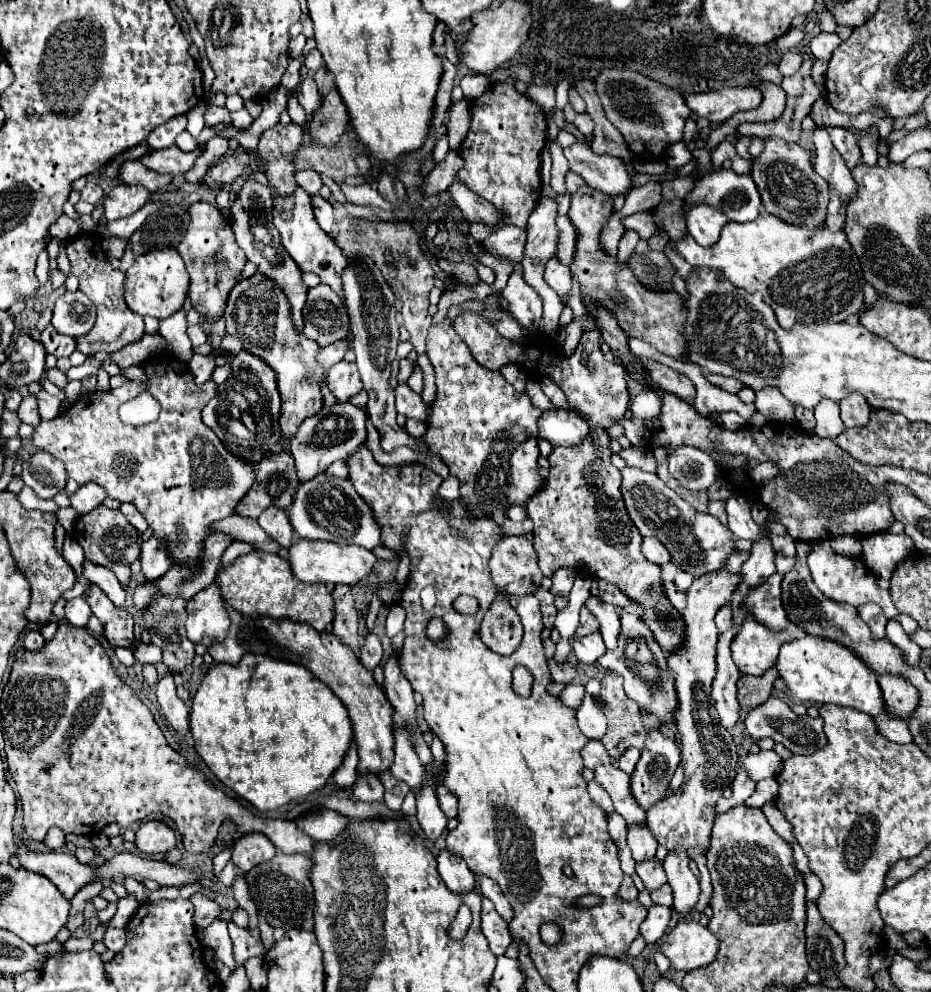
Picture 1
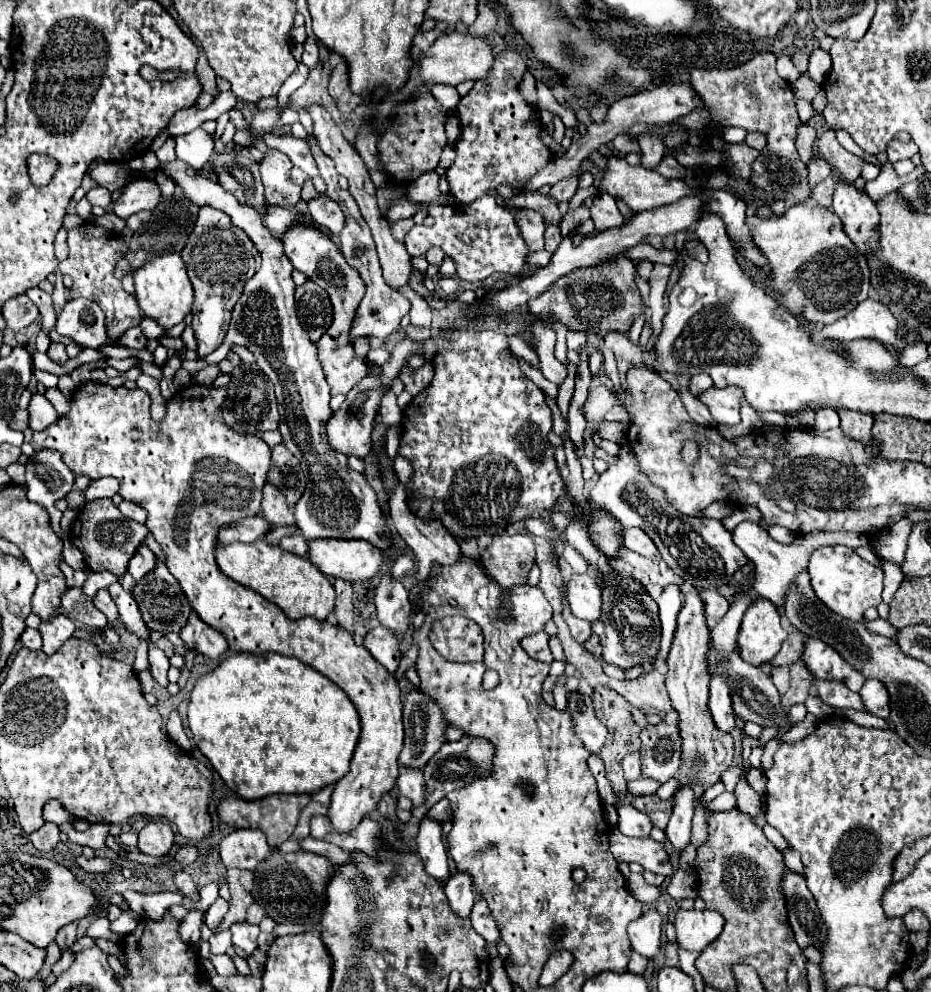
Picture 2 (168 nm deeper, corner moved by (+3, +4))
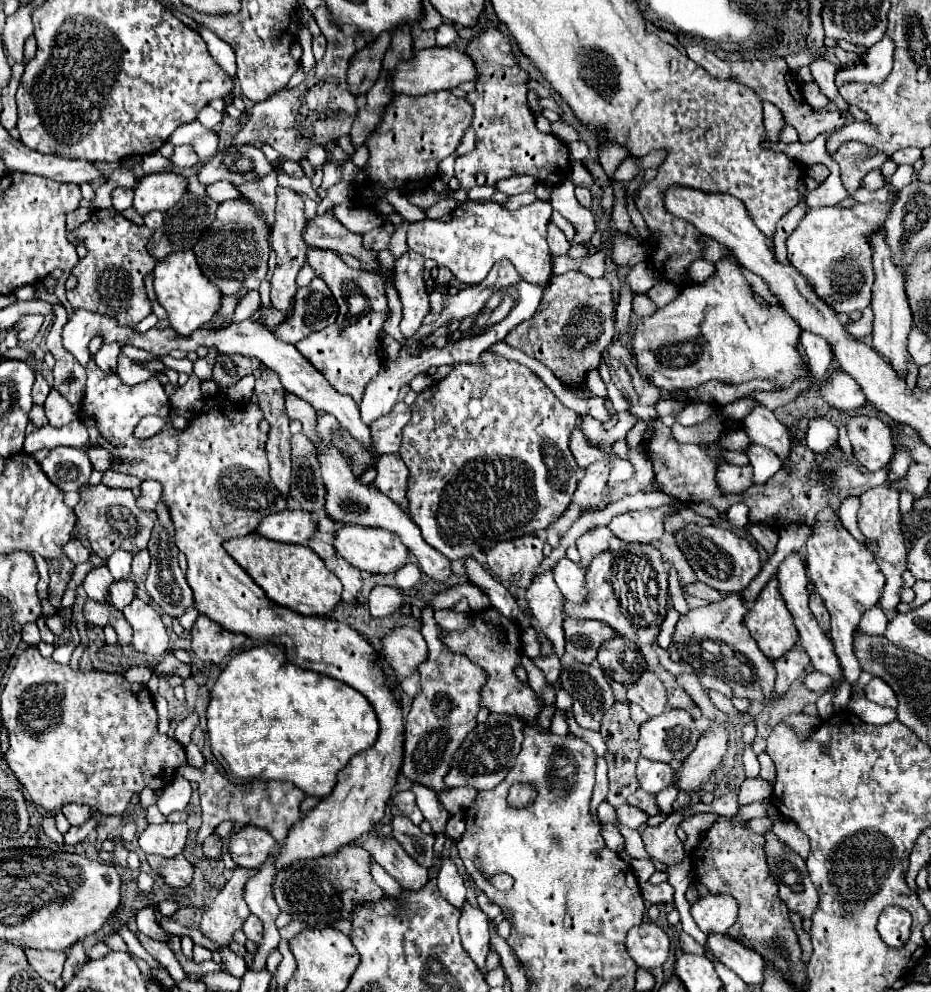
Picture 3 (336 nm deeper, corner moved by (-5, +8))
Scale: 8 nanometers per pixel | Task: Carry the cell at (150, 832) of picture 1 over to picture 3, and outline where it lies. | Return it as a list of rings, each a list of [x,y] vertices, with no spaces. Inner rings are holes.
[[[150,824],[142,834],[140,834],[140,848],[146,854],[158,854],[164,858],[178,856],[184,850],[188,836],[186,824]]]

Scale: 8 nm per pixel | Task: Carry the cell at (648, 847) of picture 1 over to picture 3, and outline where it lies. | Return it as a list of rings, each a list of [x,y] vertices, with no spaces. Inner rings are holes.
[[[622,804],[616,808],[616,816],[622,824],[626,824],[628,828],[640,828],[646,824],[648,816],[642,814],[642,810],[638,810],[636,806],[630,806],[630,804]]]

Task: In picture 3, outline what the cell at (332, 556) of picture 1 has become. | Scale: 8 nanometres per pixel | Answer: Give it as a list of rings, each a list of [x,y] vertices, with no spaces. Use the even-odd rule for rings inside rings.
[[[344,526],[334,532],[334,548],[336,552],[358,570],[366,570],[370,574],[388,574],[398,572],[408,562],[408,550],[400,542],[396,534],[380,528],[364,528],[364,526]]]

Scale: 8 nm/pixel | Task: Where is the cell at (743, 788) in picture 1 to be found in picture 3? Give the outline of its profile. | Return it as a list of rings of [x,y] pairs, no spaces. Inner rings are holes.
[[[646,882],[646,884],[640,884],[640,888],[642,888],[644,900],[652,904],[668,904],[674,898],[674,888],[668,882],[662,882],[658,886],[652,886],[650,882]]]

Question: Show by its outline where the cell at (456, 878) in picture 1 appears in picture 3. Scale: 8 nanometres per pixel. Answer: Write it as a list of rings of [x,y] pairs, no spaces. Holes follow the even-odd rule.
[[[466,900],[466,910],[462,910],[462,914],[460,914],[460,936],[462,936],[462,946],[466,948],[470,958],[476,962],[476,966],[480,968],[482,974],[487,974],[484,962],[486,962],[486,954],[490,952],[488,918],[486,918],[486,914],[482,914],[482,910],[478,910],[478,906],[472,906],[468,900]]]

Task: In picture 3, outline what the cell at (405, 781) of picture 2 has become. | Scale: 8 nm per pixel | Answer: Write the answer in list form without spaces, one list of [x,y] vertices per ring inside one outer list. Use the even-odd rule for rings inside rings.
[[[412,784],[412,792],[416,794],[416,804],[418,804],[424,820],[430,822],[434,834],[444,832],[444,826],[446,826],[450,814],[442,806],[440,794],[436,790],[430,790],[428,786],[422,786],[422,784]]]

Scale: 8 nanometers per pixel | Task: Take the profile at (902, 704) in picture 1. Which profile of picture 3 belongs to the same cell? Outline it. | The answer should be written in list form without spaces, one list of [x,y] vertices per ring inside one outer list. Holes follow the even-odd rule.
[[[872,678],[868,684],[866,684],[866,696],[868,700],[880,704],[880,706],[890,706],[890,708],[898,708],[898,702],[896,702],[896,694],[892,692],[892,688],[882,680],[882,678]]]

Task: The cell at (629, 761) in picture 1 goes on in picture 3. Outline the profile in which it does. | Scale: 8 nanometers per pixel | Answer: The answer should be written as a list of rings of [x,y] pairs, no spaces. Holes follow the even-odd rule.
[[[648,758],[638,760],[636,778],[640,782],[640,788],[652,794],[658,794],[660,790],[672,786],[674,782],[674,768],[664,762],[654,762]]]

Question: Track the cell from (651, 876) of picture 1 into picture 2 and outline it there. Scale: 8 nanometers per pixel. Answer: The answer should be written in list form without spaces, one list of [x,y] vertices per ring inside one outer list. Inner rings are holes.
[[[620,830],[610,832],[610,850],[618,862],[638,862],[644,870],[670,876],[672,864],[662,842],[648,838],[628,838]]]

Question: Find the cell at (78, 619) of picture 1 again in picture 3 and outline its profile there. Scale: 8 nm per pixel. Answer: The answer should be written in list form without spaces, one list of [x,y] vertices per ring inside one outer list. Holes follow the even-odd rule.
[[[116,550],[108,558],[106,566],[108,566],[108,570],[110,570],[110,574],[112,574],[114,580],[122,580],[122,578],[130,576],[130,562],[132,562],[132,554],[128,554],[124,550]]]

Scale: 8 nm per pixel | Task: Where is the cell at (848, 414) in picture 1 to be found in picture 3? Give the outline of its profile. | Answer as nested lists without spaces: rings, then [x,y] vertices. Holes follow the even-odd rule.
[[[856,414],[848,420],[846,428],[854,448],[854,456],[864,468],[880,470],[890,462],[894,446],[886,422],[882,422],[878,416]]]

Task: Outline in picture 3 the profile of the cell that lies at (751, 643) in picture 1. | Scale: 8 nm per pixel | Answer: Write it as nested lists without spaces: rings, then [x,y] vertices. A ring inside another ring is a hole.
[[[770,580],[758,594],[756,604],[746,614],[746,626],[762,654],[770,660],[784,656],[796,644],[794,618],[778,594],[776,580]]]

